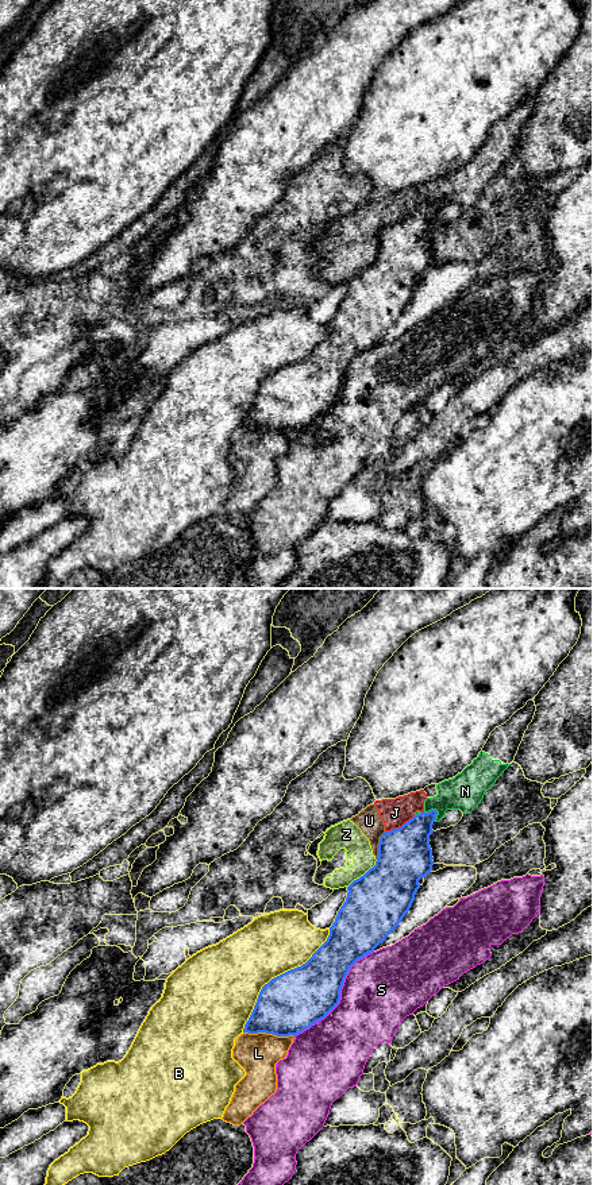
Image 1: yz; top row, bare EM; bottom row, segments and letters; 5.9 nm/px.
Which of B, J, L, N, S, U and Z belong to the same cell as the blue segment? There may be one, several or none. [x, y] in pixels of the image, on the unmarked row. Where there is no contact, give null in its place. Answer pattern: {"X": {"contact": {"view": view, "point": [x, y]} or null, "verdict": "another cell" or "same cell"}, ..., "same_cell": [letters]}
{"B": {"contact": {"view": "yz", "point": [277, 371]}, "verdict": "another cell"}, "J": {"contact": {"view": "yz", "point": [401, 222]}, "verdict": "another cell"}, "L": {"contact": {"view": "yz", "point": [269, 428]}, "verdict": "another cell"}, "N": {"contact": {"view": "yz", "point": [435, 205]}, "verdict": "another cell"}, "S": {"contact": {"view": "yz", "point": [339, 392]}, "verdict": "another cell"}, "U": {"contact": {"view": "yz", "point": [378, 240]}, "verdict": "another cell"}, "Z": {"contact": {"view": "yz", "point": [364, 270]}, "verdict": "another cell"}, "same_cell": []}

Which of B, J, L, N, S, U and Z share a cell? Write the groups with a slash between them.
B / J N U Z / L / S

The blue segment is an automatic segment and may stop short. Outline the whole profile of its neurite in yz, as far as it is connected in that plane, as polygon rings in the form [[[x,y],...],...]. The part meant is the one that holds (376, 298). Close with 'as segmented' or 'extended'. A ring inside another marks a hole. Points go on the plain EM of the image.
[[[436,205],[417,209],[401,223],[385,227],[380,232],[376,260],[347,282],[346,297],[330,323],[327,336],[305,359],[272,374],[262,382],[243,428],[296,432],[324,414],[339,399],[340,385],[350,363],[373,348],[398,321],[420,283],[419,275],[432,266],[430,231],[434,228],[436,211]]] | as segmented

